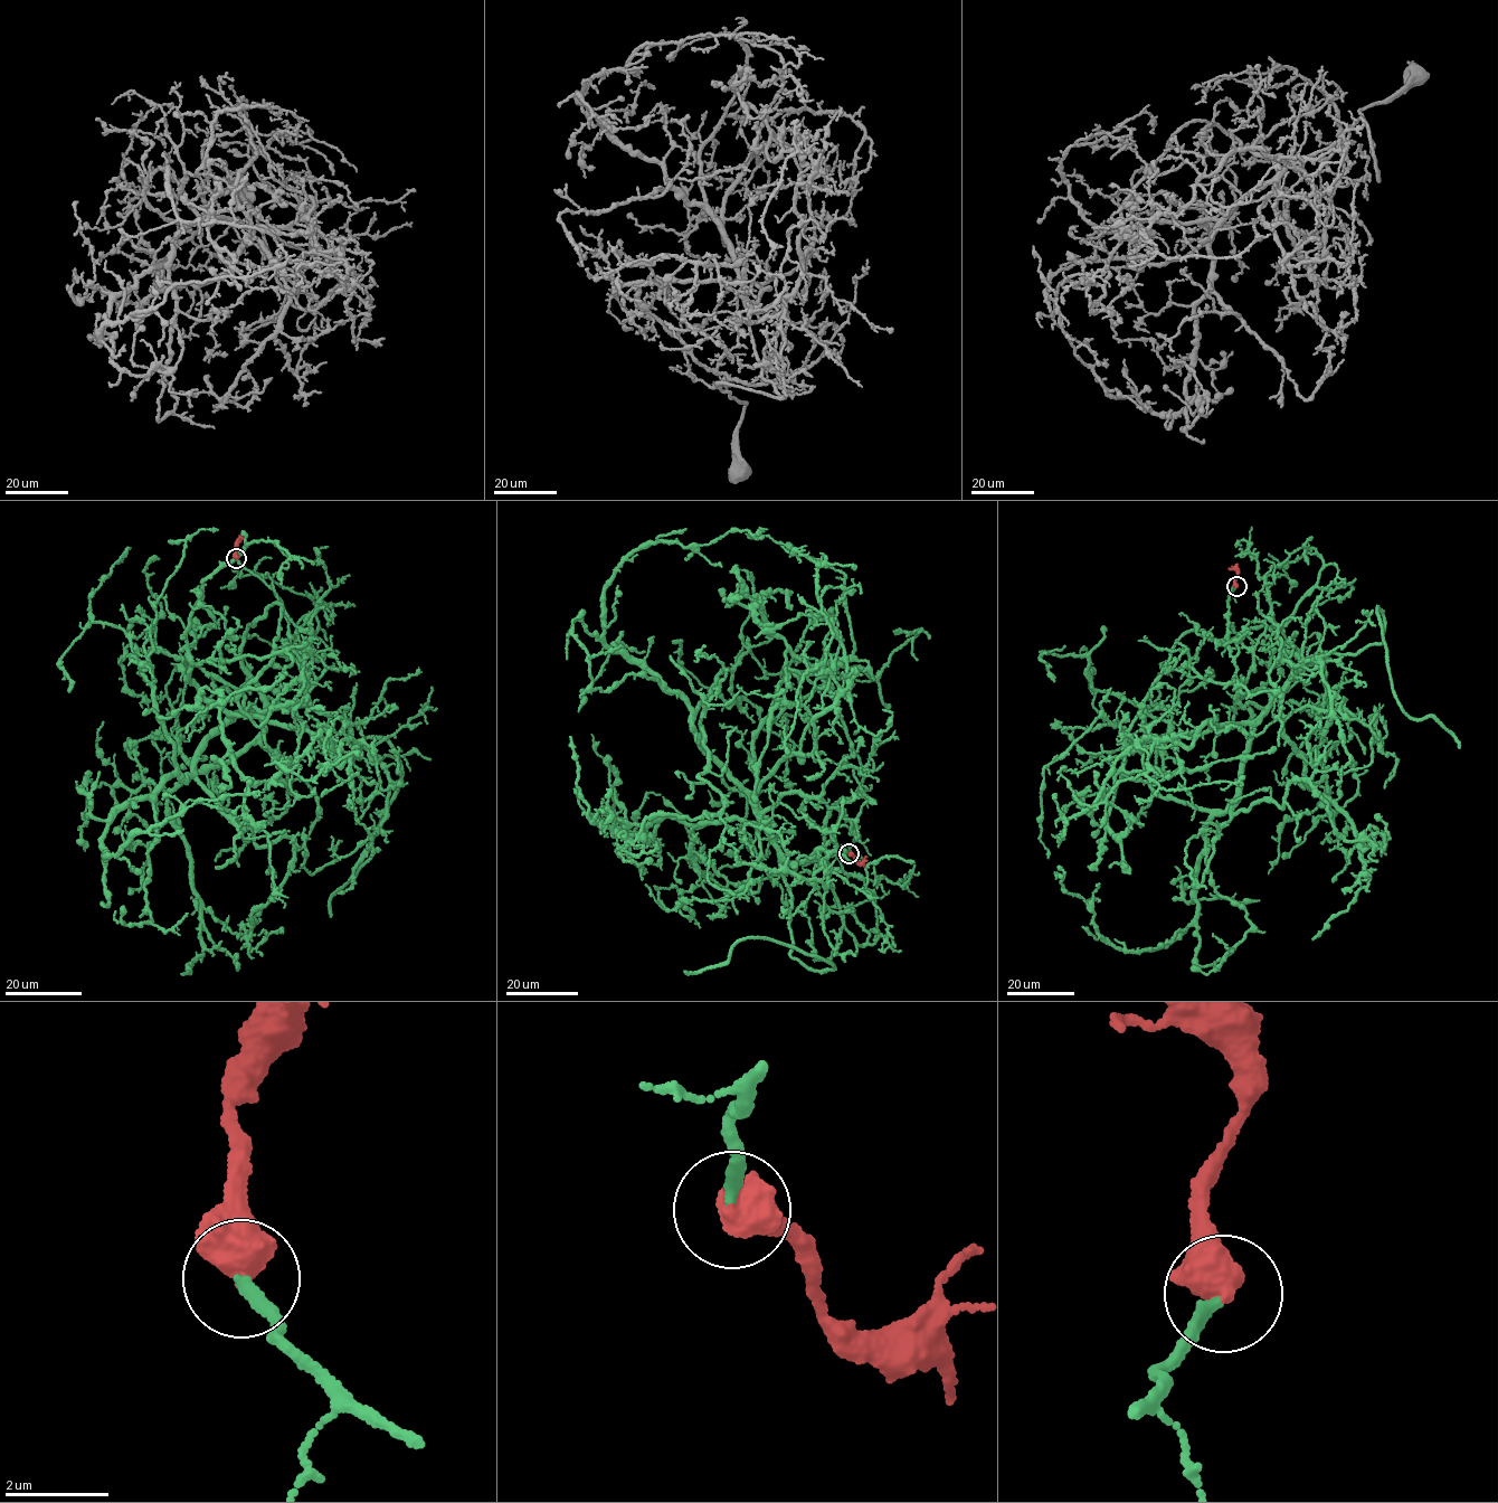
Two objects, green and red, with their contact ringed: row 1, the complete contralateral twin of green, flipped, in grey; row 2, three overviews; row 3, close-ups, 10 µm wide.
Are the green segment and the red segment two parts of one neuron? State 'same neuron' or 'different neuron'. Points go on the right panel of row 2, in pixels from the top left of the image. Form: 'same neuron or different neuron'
same neuron

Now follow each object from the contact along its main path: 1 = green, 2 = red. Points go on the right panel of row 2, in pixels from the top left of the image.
1: (1235, 587), (1236, 699), (1281, 693), (1299, 657), (1266, 626), (1190, 631), (1127, 734), (1127, 832), (1093, 771)
2: (1235, 586), (1236, 573), (1230, 569)

